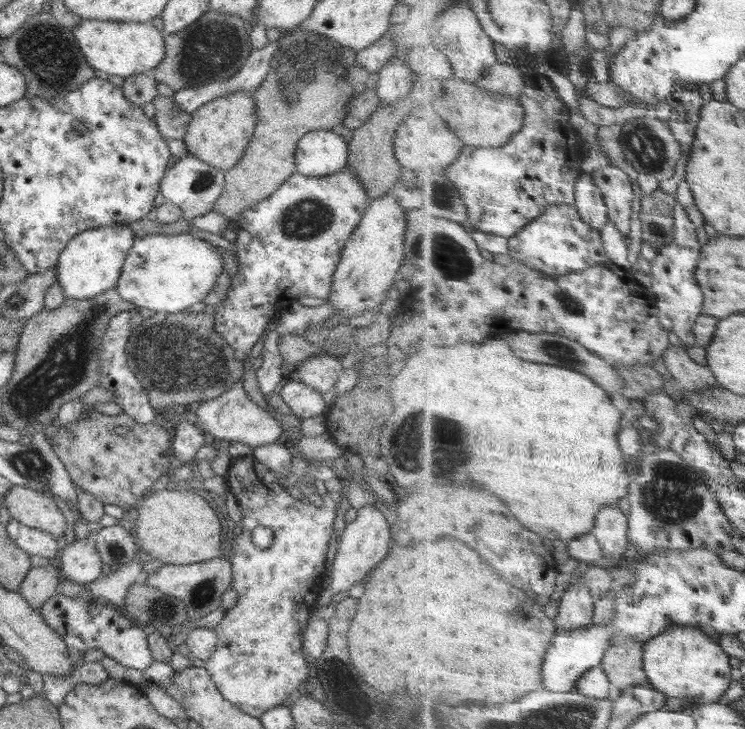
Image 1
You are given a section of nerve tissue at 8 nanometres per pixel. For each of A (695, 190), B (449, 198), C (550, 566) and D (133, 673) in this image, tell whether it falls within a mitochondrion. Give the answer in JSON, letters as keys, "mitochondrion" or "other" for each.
{"A":"other","B":"mitochondrion","C":"other","D":"other"}

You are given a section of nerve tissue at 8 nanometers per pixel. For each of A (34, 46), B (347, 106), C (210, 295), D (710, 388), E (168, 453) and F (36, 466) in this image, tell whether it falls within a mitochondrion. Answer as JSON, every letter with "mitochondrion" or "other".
{"A":"mitochondrion","B":"other","C":"other","D":"other","E":"other","F":"mitochondrion"}

